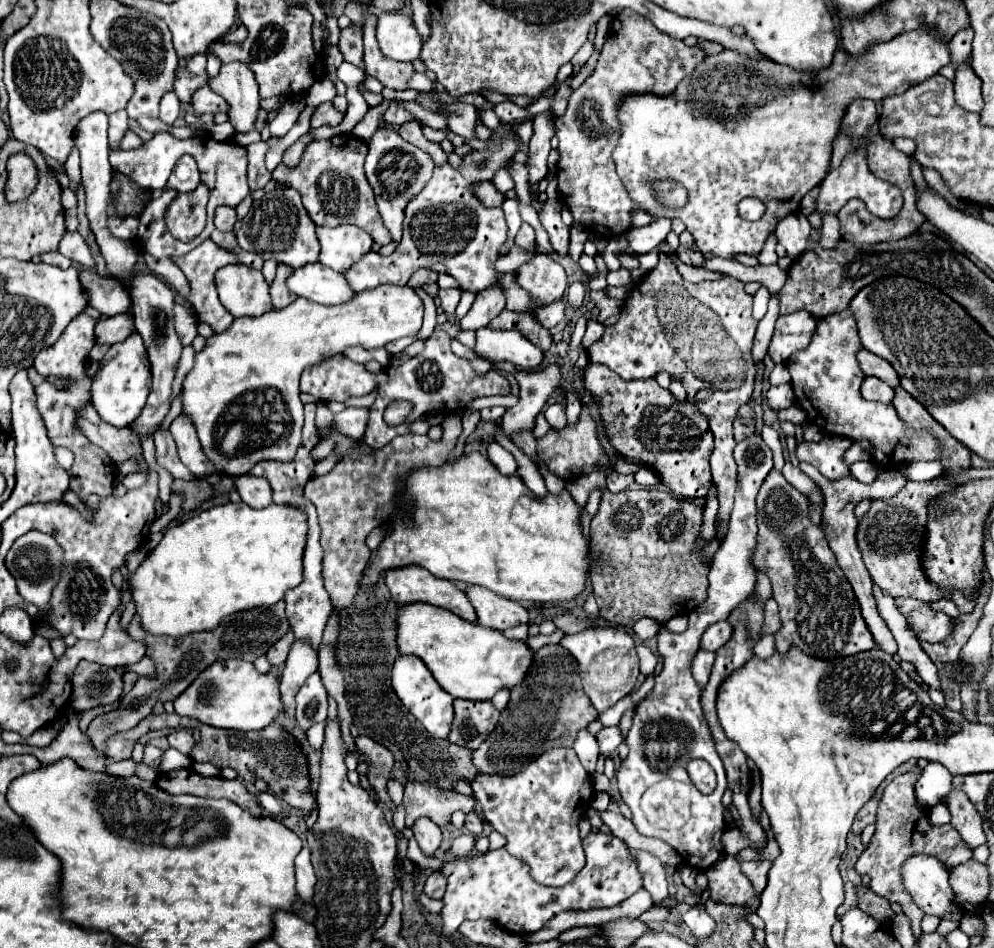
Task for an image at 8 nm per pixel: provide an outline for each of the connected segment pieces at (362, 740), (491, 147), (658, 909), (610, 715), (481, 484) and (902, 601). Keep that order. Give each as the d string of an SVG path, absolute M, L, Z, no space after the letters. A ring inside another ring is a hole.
M357 736L355 744L361 752L369 756L367 778L369 778L369 784L375 788L377 798L395 810L395 804L389 802L389 796L387 796L387 776L393 768L393 754L381 744L377 744L375 740L371 740L369 736Z
M499 124L499 128L491 130L487 148L471 150L467 156L463 156L463 164L459 168L453 168L449 162L435 166L433 178L405 206L403 240L399 242L397 250L387 258L375 252L369 252L367 256L363 256L363 260L359 260L359 264L355 264L351 272L345 272L349 284L357 292L371 290L381 284L407 286L415 270L433 268L433 266L435 270L439 270L437 264L443 264L445 266L443 272L459 280L461 290L483 292L491 284L501 282L507 292L507 310L535 312L539 306L531 298L527 298L527 294L515 284L515 274L497 274L493 266L495 260L499 258L497 252L507 238L507 222L503 216L503 208L501 206L487 208L473 194L473 186L483 180L481 176L495 176L497 170L501 170L507 162L513 160L517 150L519 146L515 140L515 130L509 124ZM477 162L485 162L485 166L477 168ZM423 222L439 222L439 224L423 226Z
M653 906L651 910L647 910L643 916L639 916L639 920L643 920L645 924L653 924L653 922L665 922L669 918L669 908L667 906Z
M623 698L623 700L619 700L613 708L609 708L607 712L603 712L603 714L599 716L599 720L601 720L603 726L617 726L619 720L621 720L621 714L623 714L625 710L627 710L627 706L625 706L625 698Z
M471 452L453 464L443 464L443 468L411 472L411 480L405 484L405 498L409 500L409 506L405 508L413 510L413 516L395 516L389 522L391 530L371 562L379 572L383 568L419 564L435 578L479 584L517 602L569 602L585 590L593 554L581 528L581 506L573 500L569 490L561 490L559 494L549 492L539 498L525 488L519 476L503 476L495 472L495 466L487 458L479 452Z
M895 598L895 604L919 640L943 642L955 626L947 614L935 612L927 602L915 598Z

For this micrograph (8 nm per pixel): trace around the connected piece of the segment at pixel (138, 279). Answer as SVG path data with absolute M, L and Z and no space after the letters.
M133 274L129 280L129 290L131 290L131 298L133 298L135 328L147 346L151 372L153 372L153 388L151 388L151 394L147 398L147 404L143 408L143 414L139 416L139 420L135 420L131 424L131 428L135 432L139 432L139 438L143 438L145 434L155 432L161 426L163 418L167 416L167 412L171 408L171 384L175 378L175 368L177 368L183 346L175 334L171 288L161 278L157 278L155 274Z

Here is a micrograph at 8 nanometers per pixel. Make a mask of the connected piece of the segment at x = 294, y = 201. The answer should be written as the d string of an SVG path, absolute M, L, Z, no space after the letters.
M293 188L267 192L261 200L255 200L249 214L243 218L239 232L235 232L237 244L247 250L261 254L265 260L275 258L277 262L285 262L293 268L303 268L305 264L313 264L319 260L319 240L315 236L315 224L307 216L299 192Z

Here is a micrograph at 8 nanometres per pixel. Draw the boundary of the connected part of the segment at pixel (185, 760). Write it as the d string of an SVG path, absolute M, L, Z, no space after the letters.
M169 748L169 750L165 750L165 754L163 754L163 760L161 760L159 770L161 770L161 772L169 772L169 770L189 768L189 766L191 766L191 758L189 758L189 756L185 756L185 754Z

